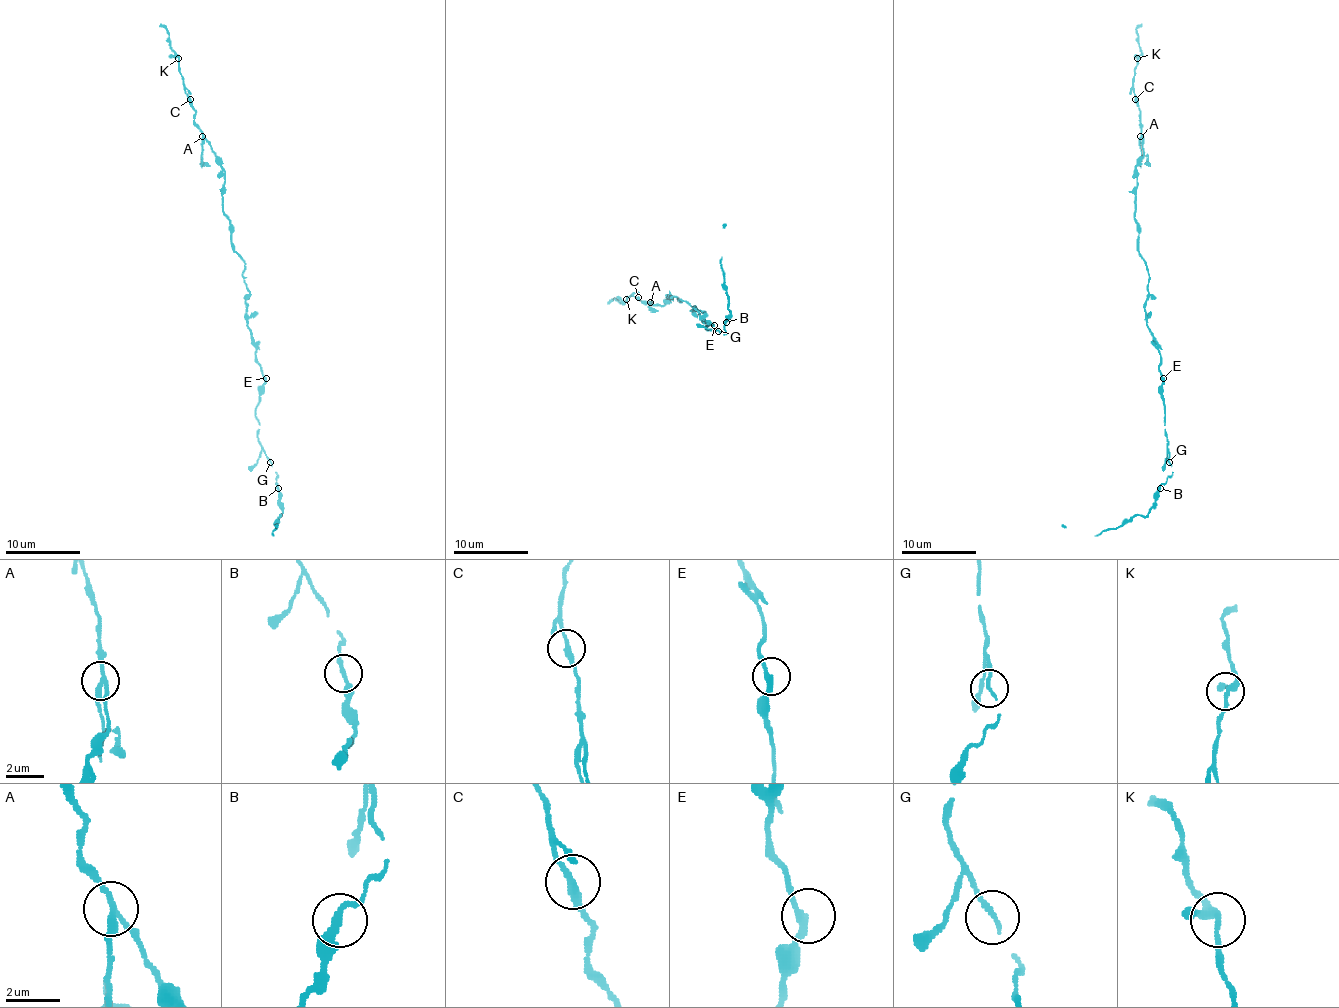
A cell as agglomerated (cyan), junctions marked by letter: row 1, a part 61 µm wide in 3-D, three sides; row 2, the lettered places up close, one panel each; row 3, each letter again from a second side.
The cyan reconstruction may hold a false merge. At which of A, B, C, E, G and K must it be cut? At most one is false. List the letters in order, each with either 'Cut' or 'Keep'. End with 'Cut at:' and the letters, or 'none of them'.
A: Cut
B: Keep
C: Keep
E: Keep
G: Keep
K: Keep
Cut at: A

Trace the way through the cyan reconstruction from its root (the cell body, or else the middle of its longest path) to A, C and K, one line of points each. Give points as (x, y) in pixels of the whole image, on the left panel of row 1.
A: (246, 312), (248, 288), (242, 275), (244, 262), (231, 241), (231, 222), (223, 213), (223, 170), (203, 136)
C: (246, 312), (244, 262), (231, 241), (231, 222), (223, 213), (223, 170), (193, 119), (195, 110), (190, 99)
K: (246, 312), (244, 262), (223, 213), (223, 170), (193, 119), (178, 58)

